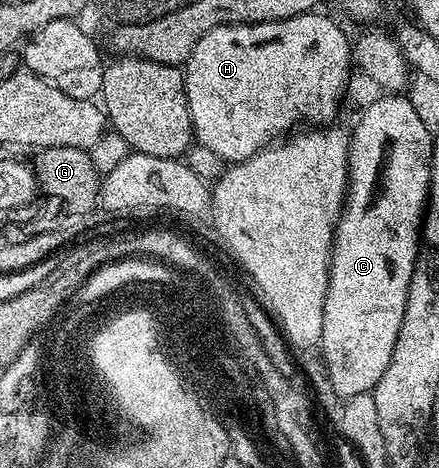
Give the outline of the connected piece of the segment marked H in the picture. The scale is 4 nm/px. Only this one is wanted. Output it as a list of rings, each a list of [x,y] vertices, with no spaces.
[[[245,22],[243,24],[223,24],[210,30],[194,48],[182,69],[184,71],[184,91],[192,117],[192,133],[195,141],[214,152],[214,156],[223,158],[225,163],[241,162],[254,156],[265,146],[273,145],[289,132],[295,131],[301,124],[328,124],[340,110],[340,101],[344,98],[344,89],[348,86],[348,77],[354,74],[352,57],[353,43],[343,34],[339,25],[335,28],[270,28],[270,22]]]

